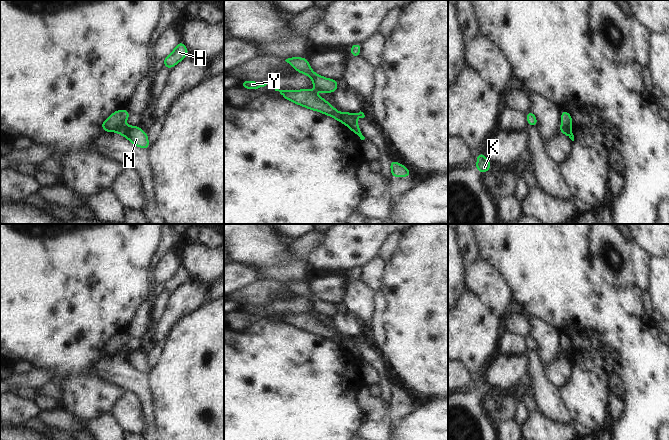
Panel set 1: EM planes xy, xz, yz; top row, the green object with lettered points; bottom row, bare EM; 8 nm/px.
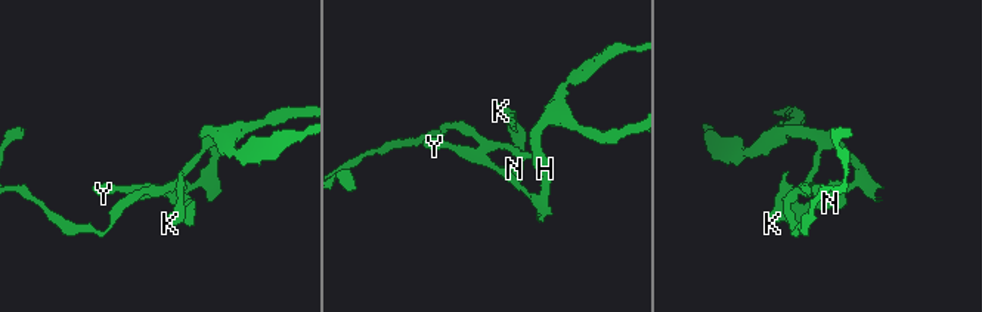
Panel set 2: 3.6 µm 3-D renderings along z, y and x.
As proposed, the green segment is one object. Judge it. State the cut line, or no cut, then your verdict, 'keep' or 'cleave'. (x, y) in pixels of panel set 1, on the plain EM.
cut in xy along (123, 346), (115, 355); cleave

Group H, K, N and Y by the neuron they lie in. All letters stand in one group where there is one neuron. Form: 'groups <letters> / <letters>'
groups H Y / K N

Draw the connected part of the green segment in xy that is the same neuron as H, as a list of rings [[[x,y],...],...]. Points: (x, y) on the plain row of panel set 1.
[[[180,265],[175,273],[163,284],[164,291],[171,293],[177,287],[184,284],[189,277],[188,273],[182,265]]]

